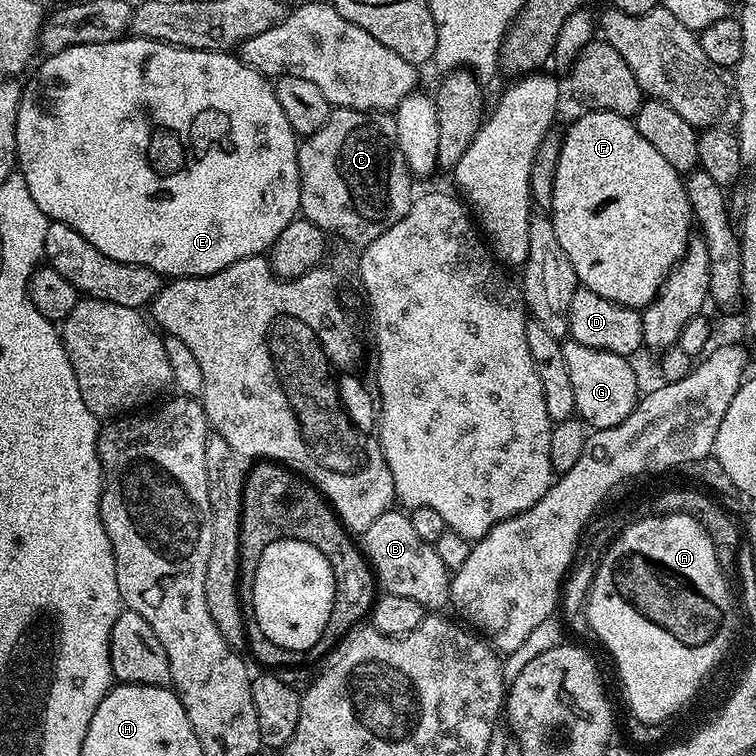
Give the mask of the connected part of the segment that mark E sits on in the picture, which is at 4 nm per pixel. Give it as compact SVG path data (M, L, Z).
M129 35L127 38L121 38L114 42L70 46L58 54L41 59L41 61L40 69L36 73L34 73L35 71L31 73L31 76L33 75L32 81L23 85L24 93L18 106L18 154L16 155L18 172L19 175L26 178L26 186L30 198L34 198L34 206L38 210L42 210L42 214L46 214L49 221L65 224L74 230L78 230L78 234L82 234L82 238L86 238L86 242L90 242L90 246L98 246L98 250L102 250L102 254L106 254L106 258L114 258L123 264L146 266L158 273L161 278L209 276L210 274L218 274L218 270L226 270L226 266L230 266L242 258L267 253L271 249L272 243L278 238L278 234L282 234L282 230L286 230L286 226L290 226L290 222L297 219L300 212L298 137L295 130L290 126L290 121L287 120L285 112L282 111L282 105L276 97L273 81L269 77L263 76L258 70L254 70L249 64L245 64L239 55L229 54L228 52L207 52L206 50L194 50L193 48L179 48L173 44L163 44L157 40L147 40L141 36Z

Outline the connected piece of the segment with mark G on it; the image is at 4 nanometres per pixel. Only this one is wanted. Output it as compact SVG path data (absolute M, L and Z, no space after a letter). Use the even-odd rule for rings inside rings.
M568 338L562 343L562 358L566 358L570 383L574 385L576 416L589 429L613 428L634 411L636 401L642 395L642 387L636 381L633 361L629 357L610 354L606 350L592 350L590 346L582 346L582 342Z

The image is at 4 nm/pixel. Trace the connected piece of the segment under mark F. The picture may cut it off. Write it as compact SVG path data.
M588 110L585 113L585 116L578 117L569 126L568 132L563 133L564 141L558 158L558 170L554 174L554 202L550 209L554 234L558 234L558 242L562 242L562 250L566 250L566 258L570 258L576 271L577 281L583 287L594 290L594 294L602 294L602 298L610 298L610 302L643 310L655 296L660 294L660 288L672 273L672 267L684 257L688 249L688 241L693 239L694 217L688 201L688 192L684 189L681 173L676 172L674 166L670 166L670 162L666 162L666 158L662 158L662 154L654 150L654 146L650 146L646 138L642 138L642 134L638 134L635 123L629 117L595 110Z

